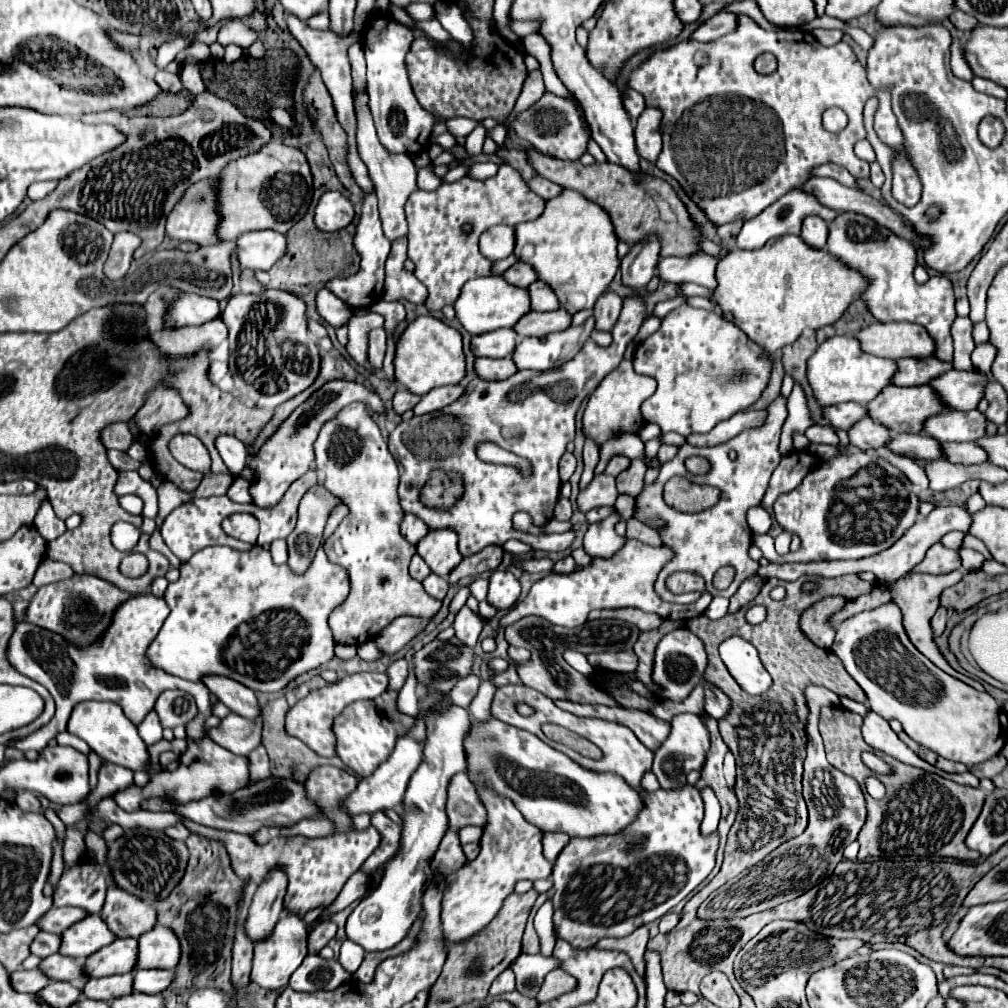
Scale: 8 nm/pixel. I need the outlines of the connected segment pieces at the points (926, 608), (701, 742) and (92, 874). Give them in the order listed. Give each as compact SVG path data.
M952 570L952 572L948 572L948 574L938 574L938 576L934 576L934 574L908 572L904 578L900 578L898 582L894 582L894 584L890 586L890 590L892 590L894 602L898 604L898 608L900 608L902 614L904 614L904 628L906 628L906 632L908 632L912 644L914 644L926 658L930 658L940 670L944 670L946 674L950 674L950 676L954 676L954 678L958 678L958 680L962 680L962 682L966 682L966 684L970 684L970 686L976 688L978 682L976 682L974 678L968 678L968 676L964 676L964 674L952 670L952 666L950 666L950 664L946 662L946 658L942 656L940 648L936 646L936 642L934 642L934 632L932 632L932 628L930 628L930 618L934 616L934 612L936 612L938 606L940 606L940 592L942 592L946 586L954 586L956 582L960 582L962 576L964 576L962 570Z
M676 714L670 724L672 724L672 732L664 740L664 744L656 750L656 758L652 764L662 790L676 790L676 788L684 786L686 774L690 770L700 770L704 766L708 744L710 744L708 730L704 726L704 720L698 714Z
M84 858L70 870L64 870L54 892L54 906L78 906L90 914L102 910L106 898L106 878L98 864L88 864Z

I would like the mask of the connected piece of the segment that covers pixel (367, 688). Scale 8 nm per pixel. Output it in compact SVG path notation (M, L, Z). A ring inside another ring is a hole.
M360 672L360 674L350 674L334 684L328 684L320 690L310 692L306 698L298 700L288 712L286 712L286 732L300 739L318 756L322 758L332 758L336 756L336 738L332 732L332 722L334 716L338 716L344 706L348 706L354 700L360 698L376 698L388 688L388 674L374 674L374 672Z

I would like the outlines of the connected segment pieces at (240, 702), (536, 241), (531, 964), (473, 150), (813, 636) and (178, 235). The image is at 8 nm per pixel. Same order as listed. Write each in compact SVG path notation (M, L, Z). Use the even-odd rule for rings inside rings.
M206 676L202 682L208 686L208 690L214 696L218 696L218 700L222 704L226 704L232 712L240 714L242 718L256 720L260 716L260 706L258 706L256 694L248 686L244 686L232 678L224 678L224 676Z
M564 190L546 202L542 216L516 226L514 254L522 262L532 264L540 280L556 290L562 306L576 314L582 308L592 308L596 298L604 294L614 280L620 268L616 246L618 238L604 208L586 200L580 192Z
M520 954L516 962L510 966L516 974L516 990L526 996L536 996L538 988L544 982L544 976L558 966L560 962L556 962L554 956Z
M478 122L478 126L468 134L468 138L466 138L466 150L468 150L468 154L470 156L480 156L482 154L482 144L484 144L484 138L486 138L486 128L484 128L484 124L482 122Z
M824 598L816 602L812 608L808 608L802 614L800 628L802 632L820 648L830 648L834 642L836 630L828 624L830 616L834 612L840 612L844 608L844 598Z
M212 176L212 178L204 178L200 182L196 182L196 186L190 186L186 190L186 194L182 194L180 202L176 202L172 214L168 214L166 220L166 236L172 240L190 240L196 242L200 246L212 246L218 244L220 238L216 238L216 226L220 224L220 216L218 216L218 184L220 178Z

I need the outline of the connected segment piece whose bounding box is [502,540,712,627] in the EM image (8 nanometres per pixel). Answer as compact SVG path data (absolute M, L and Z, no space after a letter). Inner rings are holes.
M628 540L626 546L620 552L616 552L612 558L594 558L592 566L582 568L578 572L572 572L572 574L552 572L544 576L542 580L538 580L530 588L528 596L522 602L518 602L514 608L510 608L510 612L502 618L502 626L514 624L524 616L540 616L550 620L554 625L578 627L586 623L587 616L592 610L628 607L656 612L658 616L668 620L696 618L704 614L704 610L712 602L712 596L708 592L702 592L702 596L694 604L682 606L682 604L664 602L662 598L658 598L654 590L654 582L658 576L658 560L670 560L672 556L674 556L672 550L666 546L654 548L638 540Z

